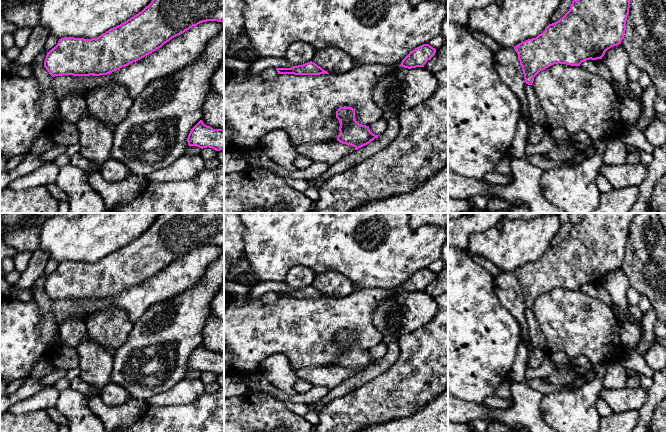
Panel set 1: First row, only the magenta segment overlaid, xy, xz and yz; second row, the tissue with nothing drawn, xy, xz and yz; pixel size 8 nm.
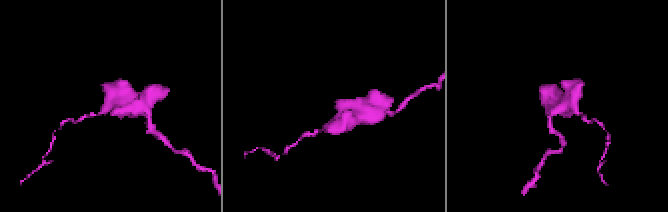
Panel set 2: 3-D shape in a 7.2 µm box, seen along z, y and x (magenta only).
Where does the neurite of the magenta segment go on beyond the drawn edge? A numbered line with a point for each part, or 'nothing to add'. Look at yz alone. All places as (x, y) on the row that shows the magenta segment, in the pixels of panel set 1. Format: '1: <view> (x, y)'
nothing to add

